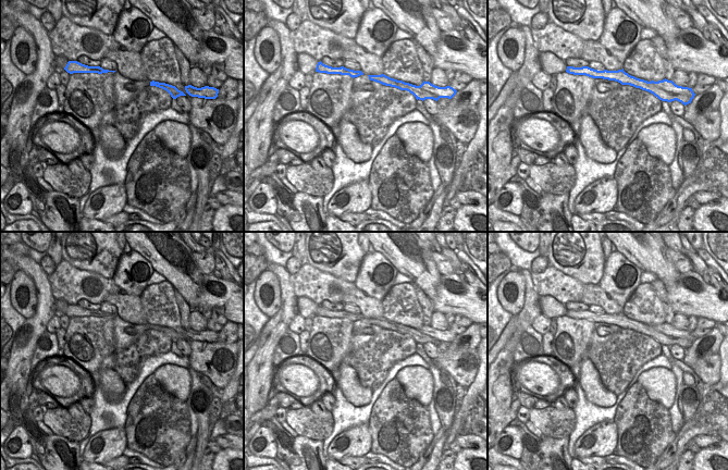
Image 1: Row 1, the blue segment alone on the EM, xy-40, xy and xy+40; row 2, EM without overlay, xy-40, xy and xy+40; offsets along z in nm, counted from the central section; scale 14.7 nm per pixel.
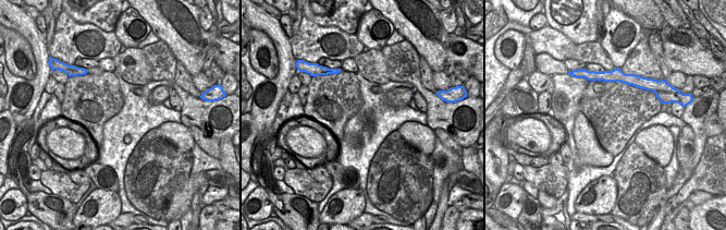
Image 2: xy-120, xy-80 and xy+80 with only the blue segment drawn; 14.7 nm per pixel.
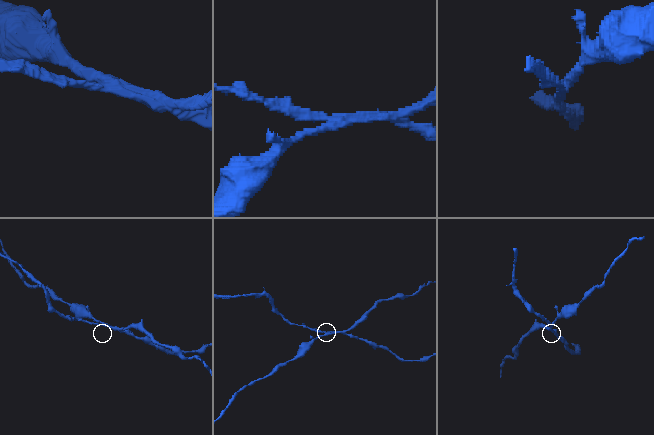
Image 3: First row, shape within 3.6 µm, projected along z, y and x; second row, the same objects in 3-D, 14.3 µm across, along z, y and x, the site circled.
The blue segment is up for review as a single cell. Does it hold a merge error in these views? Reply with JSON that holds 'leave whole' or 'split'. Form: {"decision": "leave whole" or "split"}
{"decision": "split"}

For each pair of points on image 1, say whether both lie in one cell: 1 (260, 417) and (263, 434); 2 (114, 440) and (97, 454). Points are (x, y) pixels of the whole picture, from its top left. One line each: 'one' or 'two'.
1: two
2: one

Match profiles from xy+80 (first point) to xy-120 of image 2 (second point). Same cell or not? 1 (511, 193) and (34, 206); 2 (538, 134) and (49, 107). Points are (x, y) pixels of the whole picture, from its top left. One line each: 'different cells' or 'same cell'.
1: different cells
2: different cells

